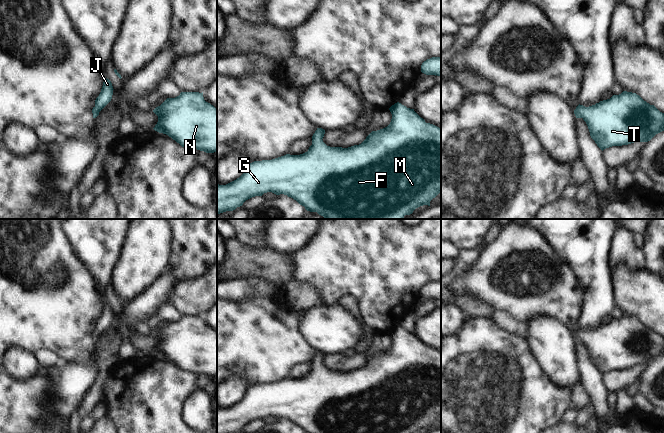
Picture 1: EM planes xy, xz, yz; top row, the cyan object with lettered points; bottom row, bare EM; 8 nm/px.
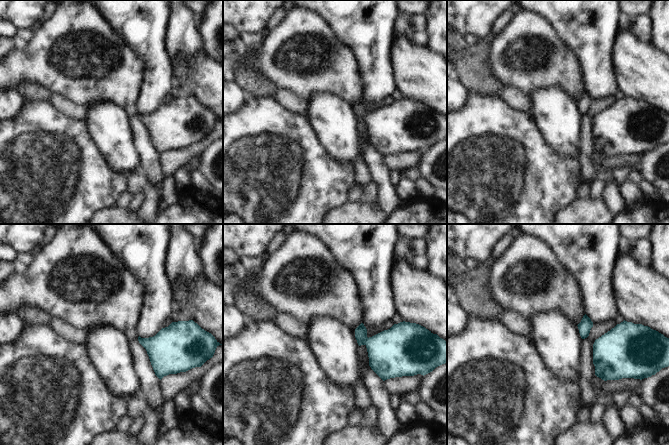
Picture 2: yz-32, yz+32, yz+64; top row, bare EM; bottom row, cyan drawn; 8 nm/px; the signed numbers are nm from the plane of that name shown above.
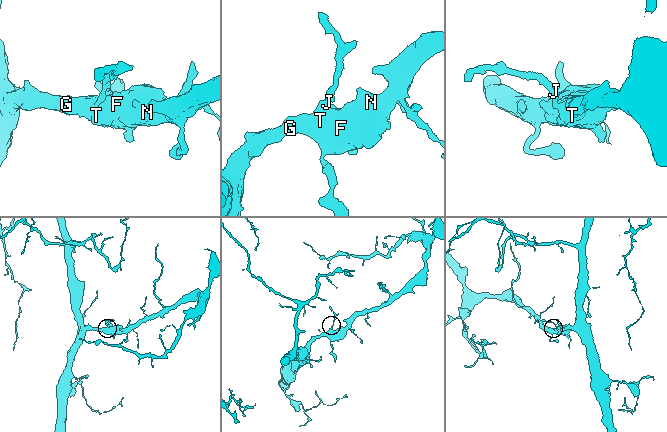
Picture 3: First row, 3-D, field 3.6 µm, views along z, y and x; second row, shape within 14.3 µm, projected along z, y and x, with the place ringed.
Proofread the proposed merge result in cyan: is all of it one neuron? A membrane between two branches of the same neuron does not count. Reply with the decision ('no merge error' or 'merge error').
no merge error

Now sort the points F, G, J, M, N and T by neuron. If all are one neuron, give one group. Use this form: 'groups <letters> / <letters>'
groups F G J M N T

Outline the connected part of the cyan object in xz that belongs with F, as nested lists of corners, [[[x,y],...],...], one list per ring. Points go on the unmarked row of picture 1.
[[[397,326],[389,332],[392,343],[390,348],[380,354],[372,355],[366,363],[359,369],[354,369],[348,372],[330,371],[323,366],[325,354],[317,352],[312,360],[312,369],[308,375],[300,379],[286,378],[284,380],[272,383],[254,385],[249,387],[243,398],[236,404],[226,408],[217,408],[217,433],[236,433],[243,427],[255,420],[262,420],[264,417],[272,416],[276,419],[284,418],[296,424],[305,433],[416,433],[423,429],[430,430],[430,425],[441,416],[441,352],[426,347],[414,333],[407,332]]]

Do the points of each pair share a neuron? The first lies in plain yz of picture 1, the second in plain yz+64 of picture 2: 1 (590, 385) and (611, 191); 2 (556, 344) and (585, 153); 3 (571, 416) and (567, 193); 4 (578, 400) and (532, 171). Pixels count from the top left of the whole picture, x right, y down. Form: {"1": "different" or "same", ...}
{"1": "same", "2": "different", "3": "different", "4": "different"}

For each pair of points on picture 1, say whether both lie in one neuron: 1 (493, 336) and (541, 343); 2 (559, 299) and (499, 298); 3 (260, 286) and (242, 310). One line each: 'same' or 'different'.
1: different
2: same
3: different

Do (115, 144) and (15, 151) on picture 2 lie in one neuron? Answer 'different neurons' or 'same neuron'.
different neurons

